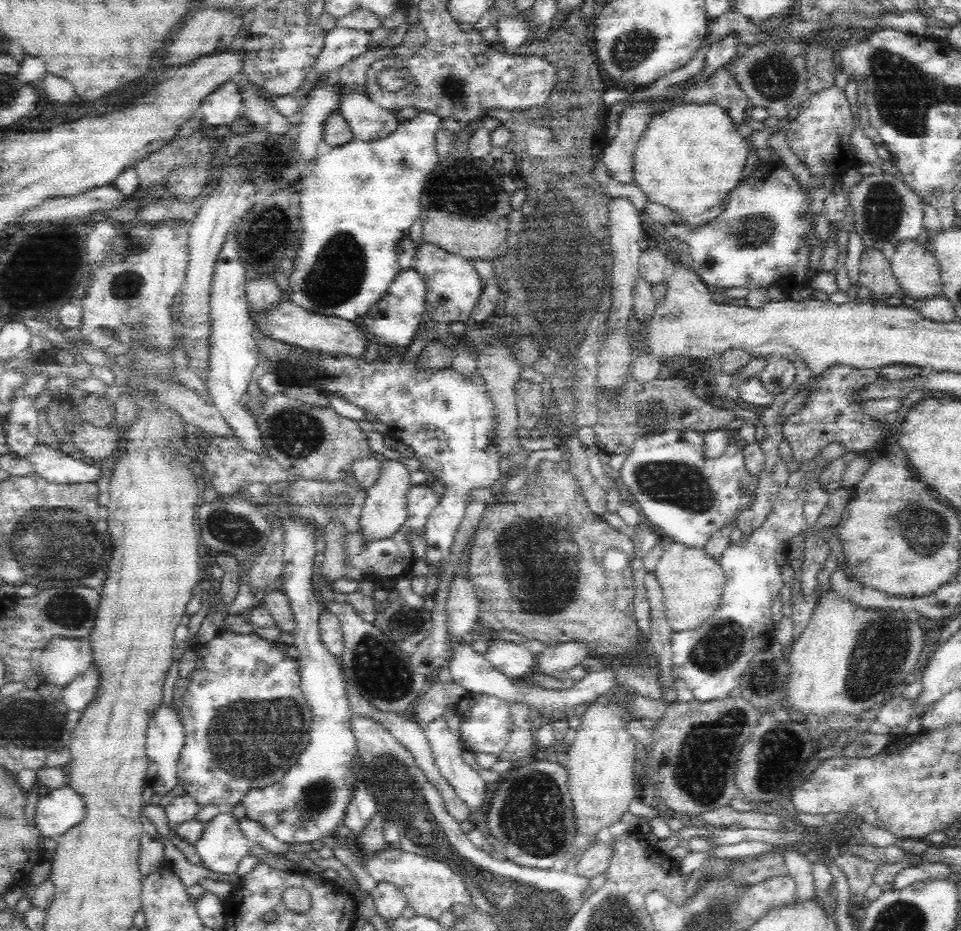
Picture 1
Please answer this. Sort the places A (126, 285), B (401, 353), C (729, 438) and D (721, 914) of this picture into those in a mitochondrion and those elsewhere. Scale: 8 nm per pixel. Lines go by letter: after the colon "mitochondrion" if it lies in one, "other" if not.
A: mitochondrion
B: other
C: other
D: mitochondrion

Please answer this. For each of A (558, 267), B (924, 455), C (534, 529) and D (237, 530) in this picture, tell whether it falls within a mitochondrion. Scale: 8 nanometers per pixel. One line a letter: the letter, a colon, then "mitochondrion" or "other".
A: mitochondrion
B: other
C: other
D: mitochondrion

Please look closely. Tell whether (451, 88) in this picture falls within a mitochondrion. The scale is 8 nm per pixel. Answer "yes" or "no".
yes

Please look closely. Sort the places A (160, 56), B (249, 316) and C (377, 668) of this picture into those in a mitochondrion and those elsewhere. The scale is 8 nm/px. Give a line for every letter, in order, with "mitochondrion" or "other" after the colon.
A: other
B: other
C: mitochondrion

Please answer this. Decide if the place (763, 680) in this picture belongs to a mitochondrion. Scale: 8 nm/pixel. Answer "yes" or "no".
yes

